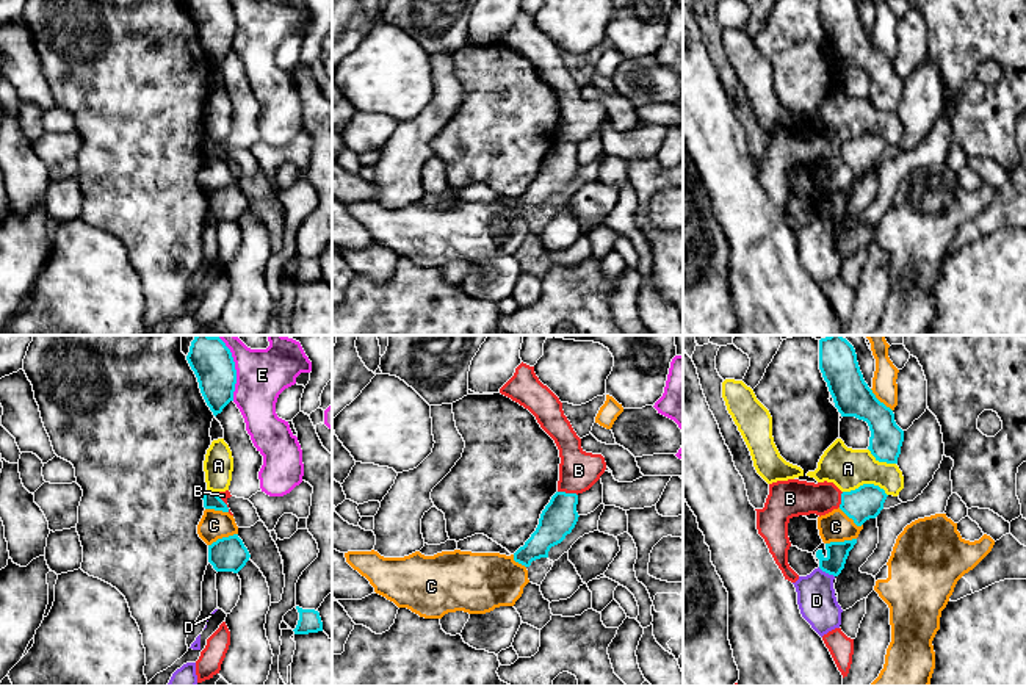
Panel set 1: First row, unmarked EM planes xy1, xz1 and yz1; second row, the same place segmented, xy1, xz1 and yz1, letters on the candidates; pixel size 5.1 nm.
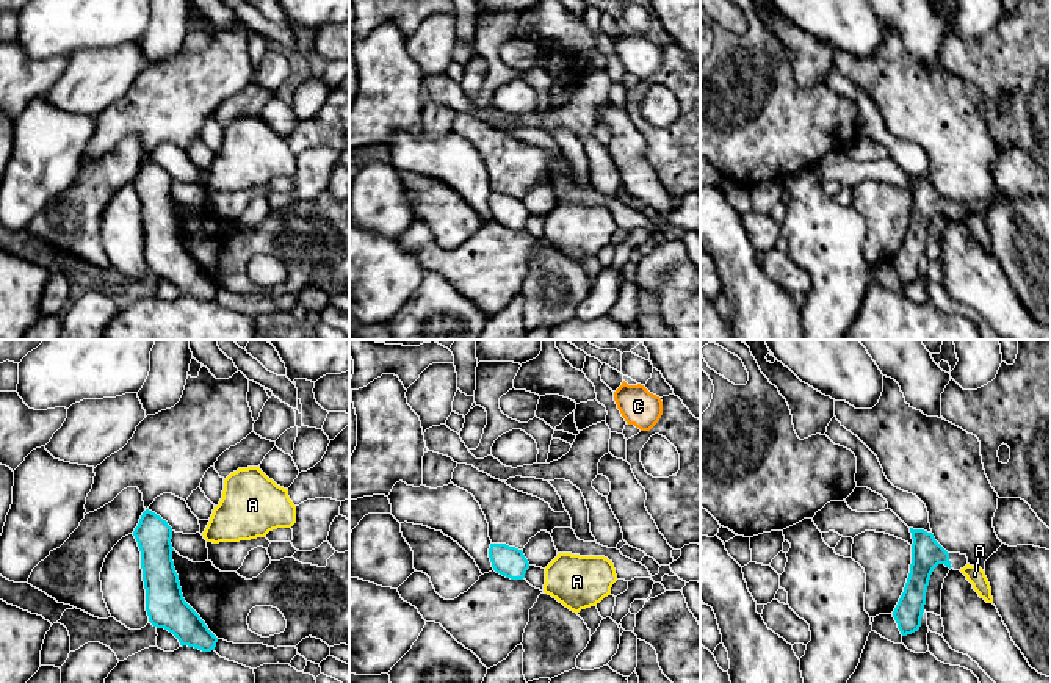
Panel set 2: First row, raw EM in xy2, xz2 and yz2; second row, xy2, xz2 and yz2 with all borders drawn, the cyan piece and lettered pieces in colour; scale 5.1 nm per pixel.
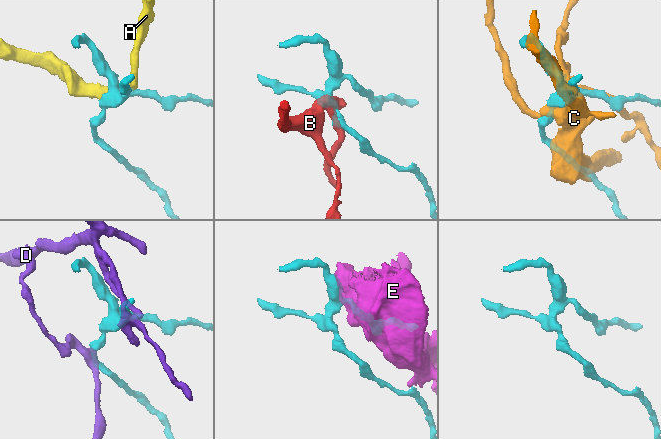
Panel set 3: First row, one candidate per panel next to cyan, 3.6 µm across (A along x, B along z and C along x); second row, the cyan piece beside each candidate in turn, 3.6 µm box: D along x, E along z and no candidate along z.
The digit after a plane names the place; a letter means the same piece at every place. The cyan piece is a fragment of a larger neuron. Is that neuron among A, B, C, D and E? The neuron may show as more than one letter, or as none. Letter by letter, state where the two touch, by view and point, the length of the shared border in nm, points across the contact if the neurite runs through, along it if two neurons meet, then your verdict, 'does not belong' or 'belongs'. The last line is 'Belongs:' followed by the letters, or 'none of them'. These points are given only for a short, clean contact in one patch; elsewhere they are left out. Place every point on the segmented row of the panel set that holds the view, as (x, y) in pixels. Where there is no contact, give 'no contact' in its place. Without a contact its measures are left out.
A: contact yz1 (867, 484); length 240 nm; border yz1 (843, 492), (854, 491), (863, 484), (877, 484), (887, 495); does not belong
B: contact xz1 (567, 494); length 110 nm; border xz1 (558, 491), (577, 495); does not belong
C: contact yz1 (840, 542); length 160 nm; does not belong
D: contact yz1 (826, 572); length 100 nm; border yz1 (818, 567), (834, 577); does not belong
E: contact xy1 (234, 368); length 340 nm; border xy1 (218, 337), (229, 350), (234, 362), (234, 400); does not belong
Belongs: none of them

